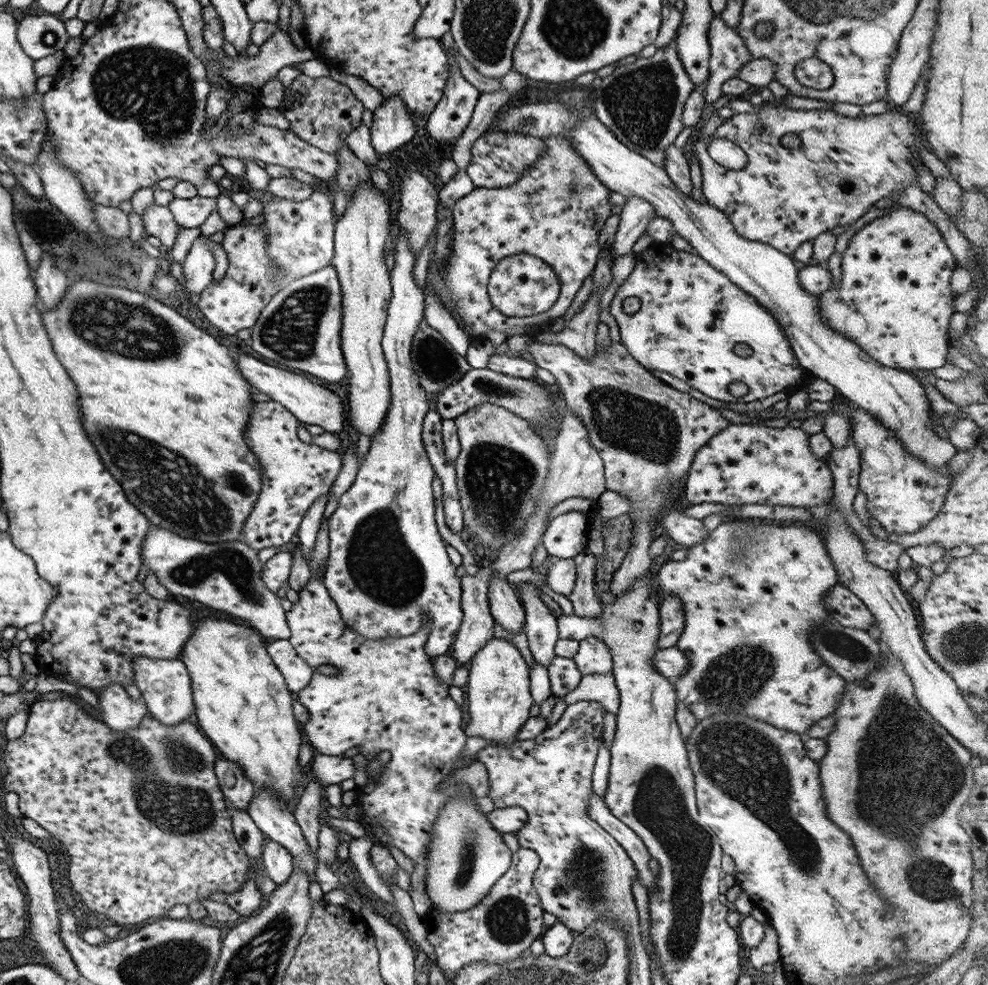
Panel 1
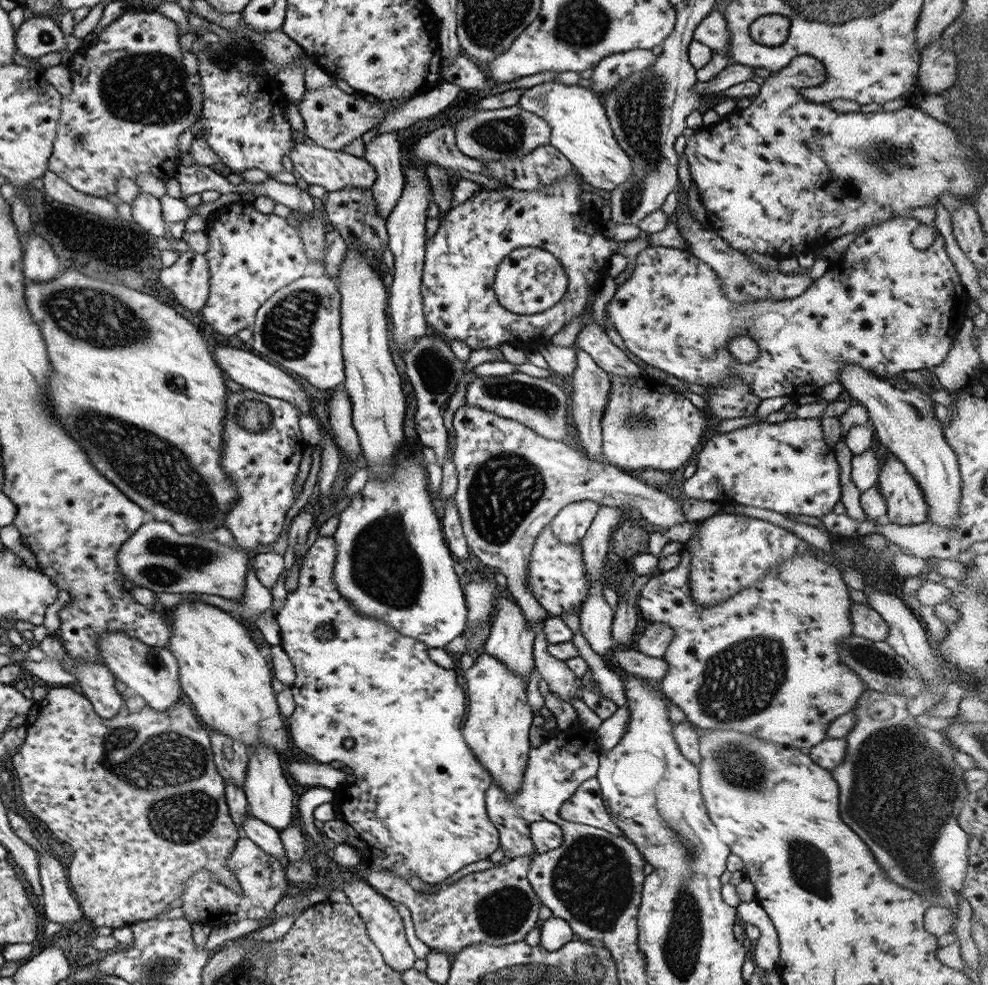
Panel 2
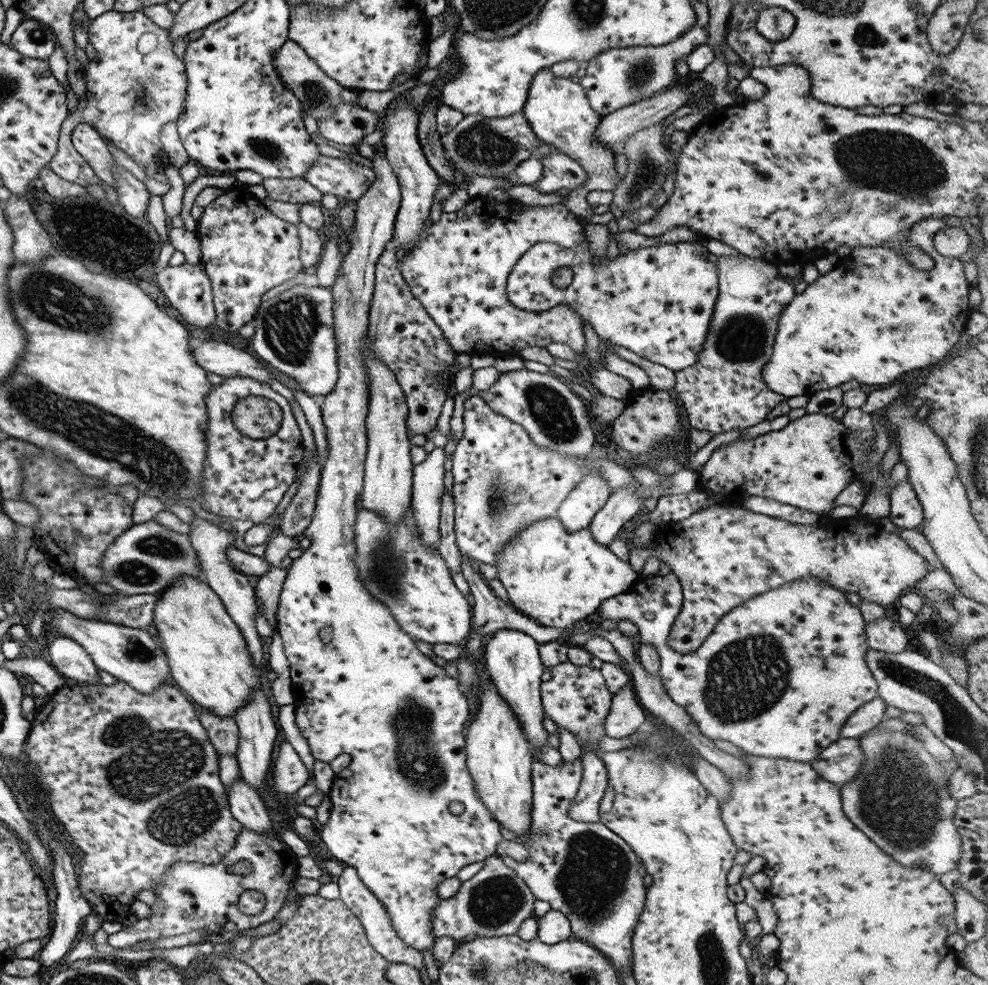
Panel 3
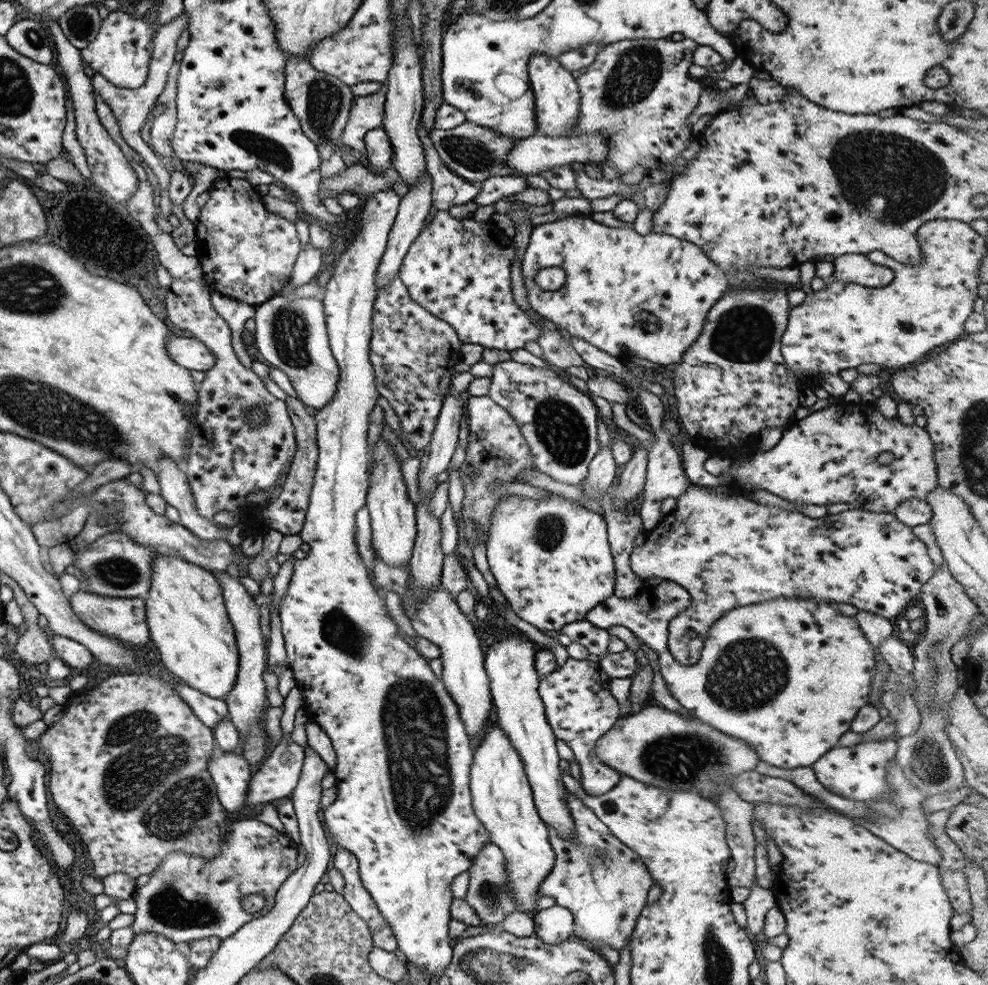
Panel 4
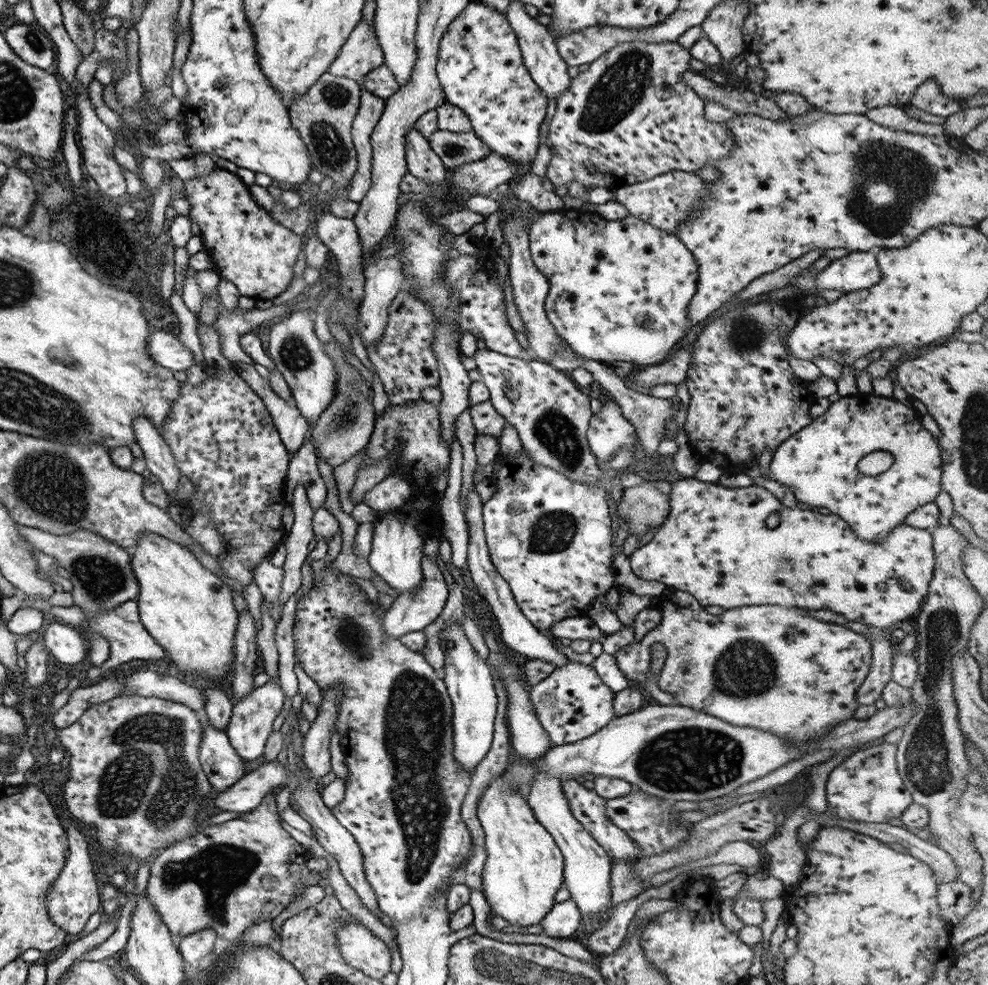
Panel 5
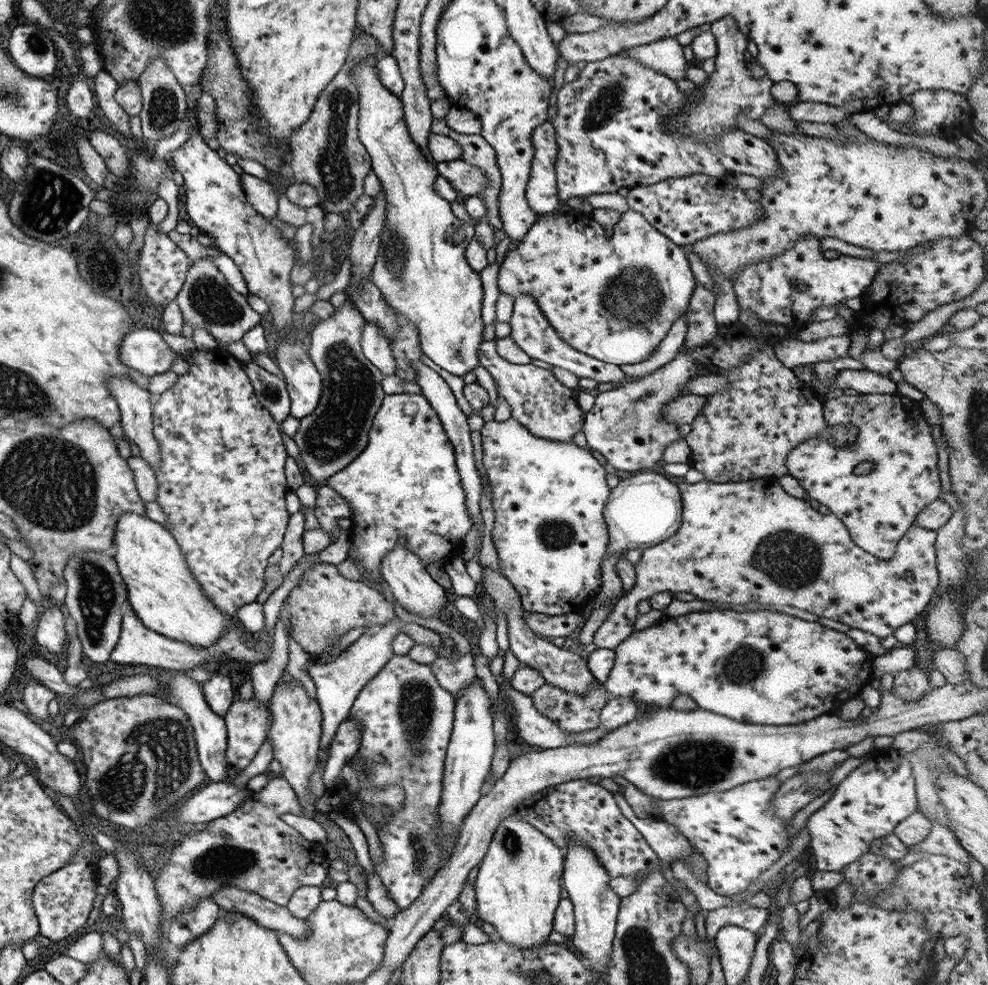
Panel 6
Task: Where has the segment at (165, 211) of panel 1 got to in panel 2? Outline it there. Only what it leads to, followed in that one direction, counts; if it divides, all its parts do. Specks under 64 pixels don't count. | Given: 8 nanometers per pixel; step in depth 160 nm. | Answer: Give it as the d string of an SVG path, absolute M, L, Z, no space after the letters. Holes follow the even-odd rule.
M139 191L130 202L132 221L155 238L163 237L165 227L169 227L169 224L163 222L160 212L158 198L151 194Z

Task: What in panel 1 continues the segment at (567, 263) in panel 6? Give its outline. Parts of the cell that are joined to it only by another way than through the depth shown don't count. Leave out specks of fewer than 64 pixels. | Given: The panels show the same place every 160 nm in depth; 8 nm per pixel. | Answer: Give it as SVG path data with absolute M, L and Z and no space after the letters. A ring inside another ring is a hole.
M896 202L888 209L889 213L872 219L851 236L847 247L843 253L840 254L841 280L839 284L835 288L833 288L831 284L831 287L826 291L816 295L816 302L818 302L819 309L818 313L820 314L820 318L824 318L824 324L832 328L835 332L840 332L841 336L855 343L855 345L859 346L861 351L865 352L871 359L879 362L879 364L910 373L911 369L932 371L946 363L944 359L945 352L947 352L947 348L950 346L947 339L947 326L949 326L949 316L952 314L953 296L950 291L949 279L957 267L956 260L944 243L937 226L930 220L927 220L926 216L923 216L920 212L915 212L915 210L908 209L905 206L902 207ZM652 242L633 257L633 270L613 291L609 312L618 326L621 345L641 367L649 372L665 372L710 399L729 403L748 405L777 391L805 389L808 371L799 366L784 330L764 306L733 284L722 272L715 270L694 252L680 251L667 243ZM525 253L506 256L490 272L486 286L494 308L505 316L525 317L545 312L557 300L559 281L552 268L536 256ZM627 297L639 300L640 306L636 312L623 312L621 301ZM738 343L748 345L751 356L736 356L731 349ZM733 382L743 383L747 387L746 394L737 398L732 396L727 387Z

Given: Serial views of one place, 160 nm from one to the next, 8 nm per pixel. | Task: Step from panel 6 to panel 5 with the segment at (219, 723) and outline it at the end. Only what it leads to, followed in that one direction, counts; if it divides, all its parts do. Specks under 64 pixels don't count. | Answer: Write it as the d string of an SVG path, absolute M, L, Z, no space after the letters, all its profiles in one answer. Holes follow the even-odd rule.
M199 713L202 723L202 735L198 748L198 761L205 773L213 792L228 789L244 774L244 760L228 743L225 731L212 727L204 713Z

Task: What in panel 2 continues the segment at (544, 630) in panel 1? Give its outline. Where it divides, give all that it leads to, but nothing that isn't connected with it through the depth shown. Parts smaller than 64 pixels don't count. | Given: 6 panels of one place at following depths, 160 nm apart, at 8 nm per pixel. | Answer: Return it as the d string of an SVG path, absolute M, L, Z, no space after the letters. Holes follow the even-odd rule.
M470 405L457 408L452 420L455 432L452 461L456 475L456 489L452 498L467 548L481 564L494 568L505 576L511 596L515 598L525 621L534 632L532 646L534 669L541 674L540 677L545 680L550 692L563 702L570 703L575 699L581 699L579 691L581 690L581 679L573 674L564 661L553 658L547 652L548 642L545 640L540 626L543 620L549 618L549 615L532 597L531 591L526 587L524 581L528 571L530 550L536 535L545 525L550 524L551 519L559 512L560 508L573 501L590 500L596 502L599 507L629 506L639 510L639 514L649 524L666 529L675 523L681 524L686 521L681 512L682 508L657 486L647 486L640 481L638 476L625 474L607 462L598 463L589 460L577 449L569 448L561 441L537 436L529 427L523 426L517 421L499 417L493 412L486 412Z

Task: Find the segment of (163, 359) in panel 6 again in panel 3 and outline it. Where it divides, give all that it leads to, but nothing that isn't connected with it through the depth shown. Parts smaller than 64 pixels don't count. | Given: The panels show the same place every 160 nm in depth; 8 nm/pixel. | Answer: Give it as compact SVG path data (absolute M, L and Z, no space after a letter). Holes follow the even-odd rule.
M203 341L191 349L193 361L203 371L224 378L235 376L268 384L274 375L246 348L240 350L223 342Z

